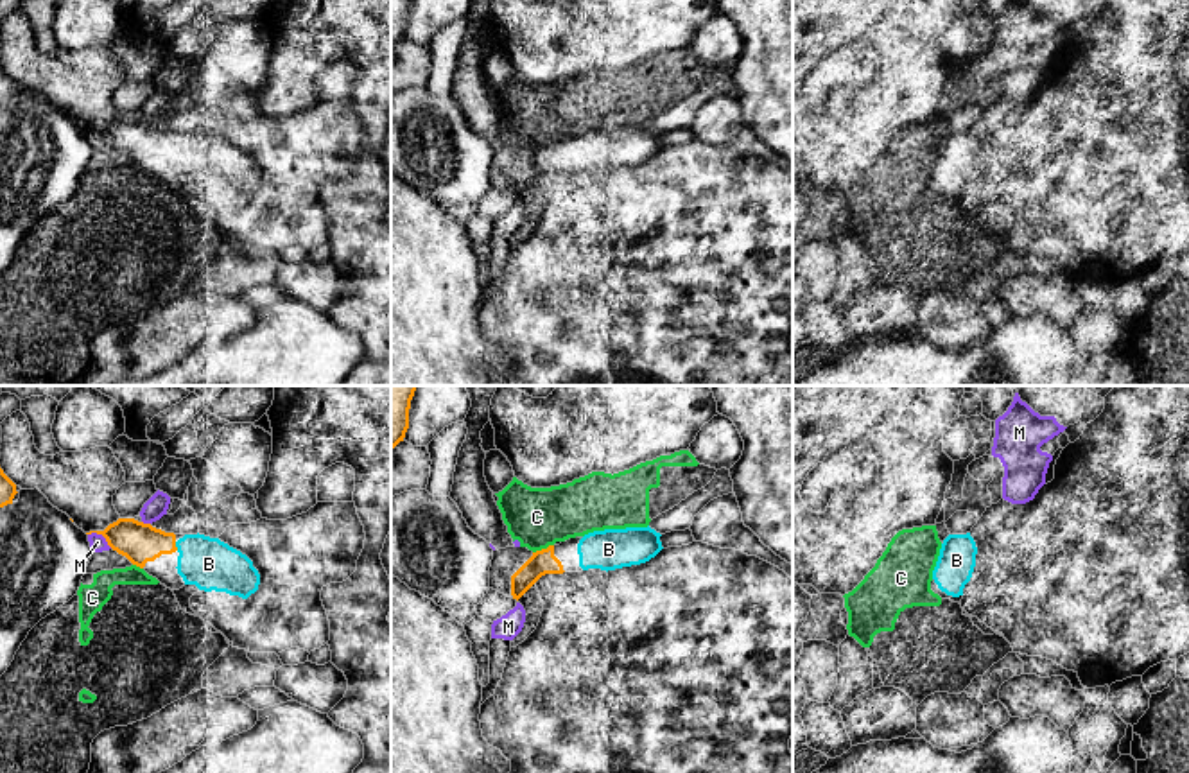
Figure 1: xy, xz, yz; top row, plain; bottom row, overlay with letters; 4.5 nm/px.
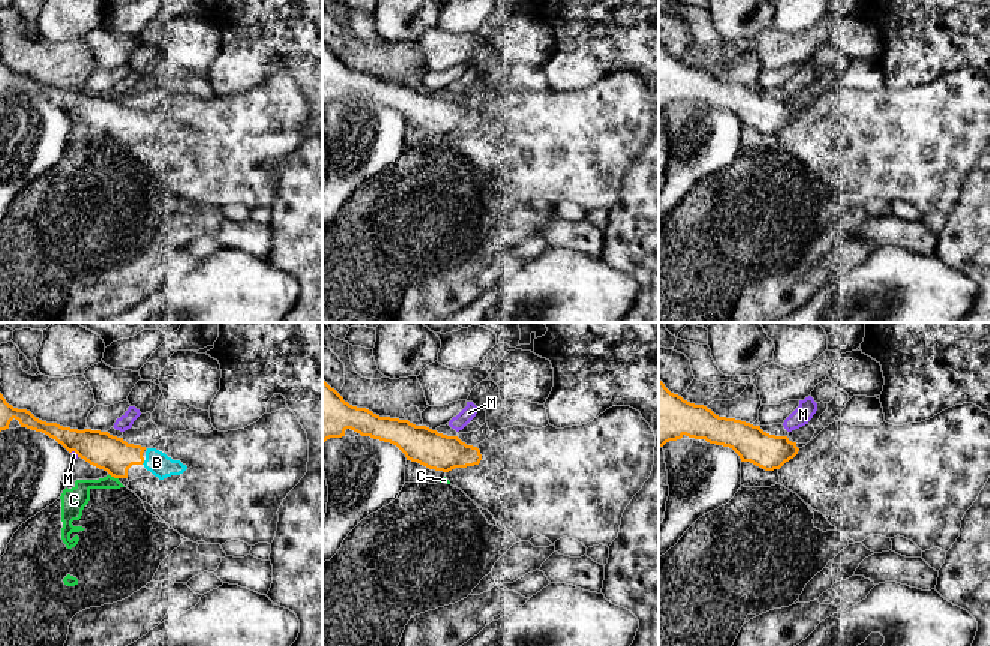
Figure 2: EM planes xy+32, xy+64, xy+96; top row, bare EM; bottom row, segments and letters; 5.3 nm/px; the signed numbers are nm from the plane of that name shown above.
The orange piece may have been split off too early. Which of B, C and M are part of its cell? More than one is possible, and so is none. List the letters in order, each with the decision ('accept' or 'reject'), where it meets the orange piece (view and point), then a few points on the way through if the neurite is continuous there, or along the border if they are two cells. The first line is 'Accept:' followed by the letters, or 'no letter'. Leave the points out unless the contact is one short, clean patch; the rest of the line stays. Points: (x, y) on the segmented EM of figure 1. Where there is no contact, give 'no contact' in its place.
Accept: B
B: accept | xy (174, 546)
C: reject | xz (542, 549) | along xz (553, 544), (533, 553)
M: reject | xy (101, 533)

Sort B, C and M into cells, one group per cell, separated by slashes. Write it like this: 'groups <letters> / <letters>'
groups B / C / M

